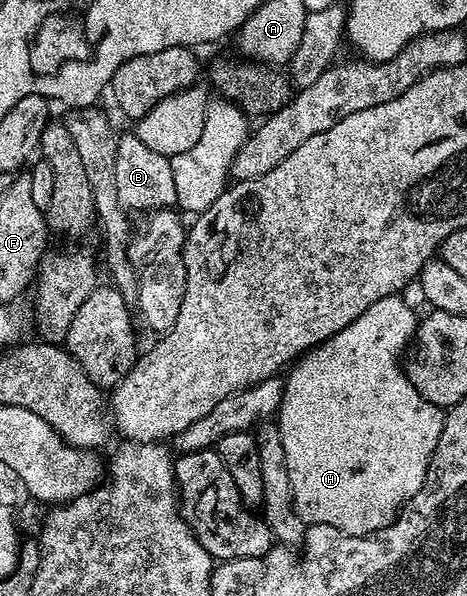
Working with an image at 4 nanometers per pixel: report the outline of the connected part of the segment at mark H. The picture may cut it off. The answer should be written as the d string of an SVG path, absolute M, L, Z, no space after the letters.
M395 295L372 303L372 307L368 307L368 311L364 311L364 315L360 315L352 323L348 323L348 327L344 327L336 335L329 337L327 341L322 341L307 353L303 353L297 361L289 366L288 372L285 374L284 399L276 414L276 424L280 431L280 439L284 439L284 459L288 459L288 479L292 483L294 506L307 526L328 523L328 527L336 527L340 531L351 533L357 537L363 537L366 533L375 533L394 522L394 518L401 513L403 505L412 495L416 495L416 491L420 491L420 487L424 483L428 463L436 451L436 443L440 439L440 431L444 427L446 419L439 406L428 403L418 394L416 387L412 387L400 361L398 365L398 356L401 355L402 348L409 341L411 344L419 322L419 318L414 317L413 311L401 301L402 299L401 296Z

